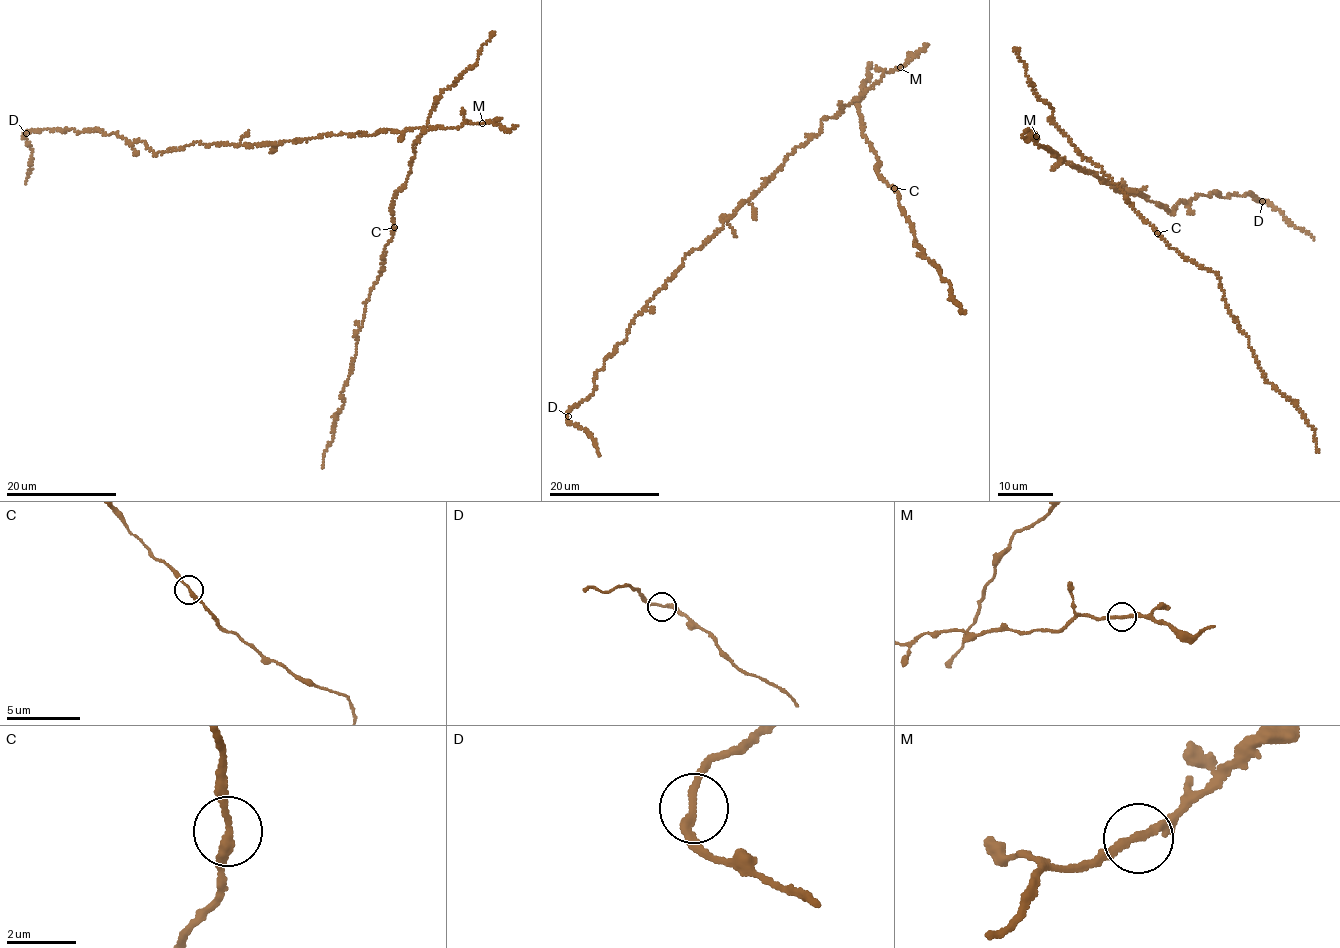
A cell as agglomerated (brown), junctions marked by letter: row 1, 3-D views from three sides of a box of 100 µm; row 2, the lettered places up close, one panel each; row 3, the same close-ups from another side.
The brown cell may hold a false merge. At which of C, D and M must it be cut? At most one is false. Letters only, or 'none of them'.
none of them

